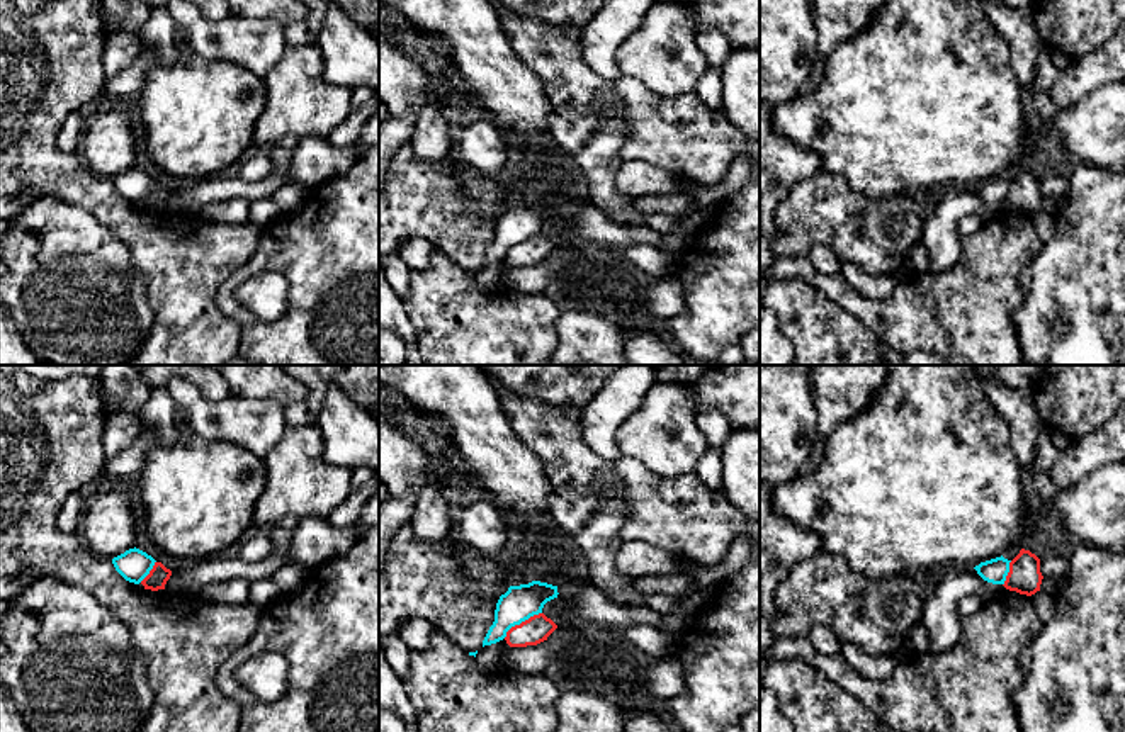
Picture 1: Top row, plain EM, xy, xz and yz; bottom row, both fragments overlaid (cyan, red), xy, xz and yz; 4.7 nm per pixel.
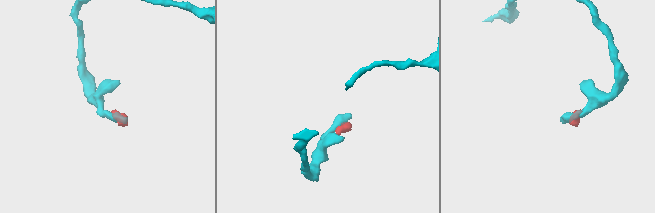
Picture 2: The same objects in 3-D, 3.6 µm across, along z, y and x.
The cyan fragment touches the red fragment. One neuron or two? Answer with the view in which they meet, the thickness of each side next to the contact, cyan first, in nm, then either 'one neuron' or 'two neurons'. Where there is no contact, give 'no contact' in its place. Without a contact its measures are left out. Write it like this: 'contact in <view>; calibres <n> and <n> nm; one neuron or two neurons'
contact in xz; calibres 170 and 130 nm; two neurons

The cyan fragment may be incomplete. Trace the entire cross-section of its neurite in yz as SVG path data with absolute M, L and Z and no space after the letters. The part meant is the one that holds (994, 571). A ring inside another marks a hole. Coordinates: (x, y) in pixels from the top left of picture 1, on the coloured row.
M1001 555L1001 557L981 562L974 569L984 581L992 583L992 584L1004 584L1006 576L1009 572L1009 562L1011 560Z

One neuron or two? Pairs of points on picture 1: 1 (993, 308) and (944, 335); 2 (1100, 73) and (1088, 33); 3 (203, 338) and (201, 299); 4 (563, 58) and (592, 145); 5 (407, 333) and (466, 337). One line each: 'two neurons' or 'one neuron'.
1: one neuron
2: two neurons
3: one neuron
4: one neuron
5: two neurons

